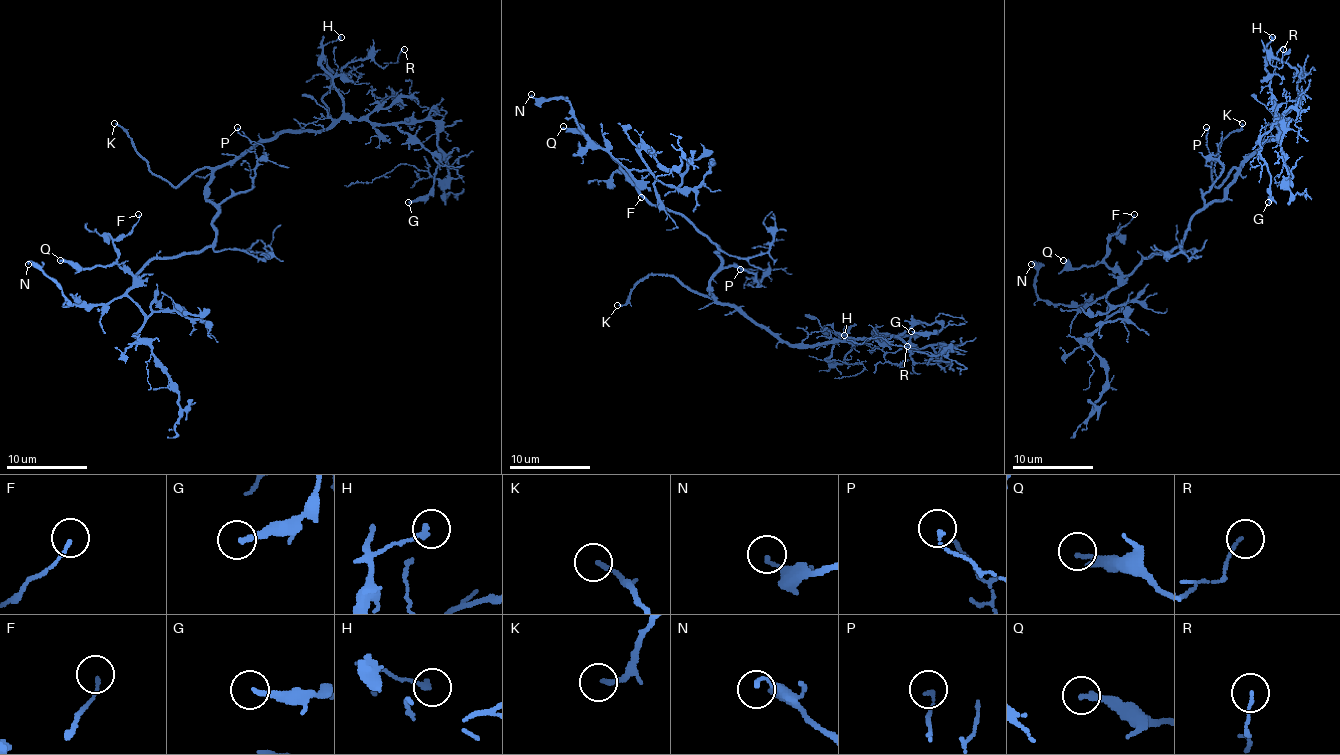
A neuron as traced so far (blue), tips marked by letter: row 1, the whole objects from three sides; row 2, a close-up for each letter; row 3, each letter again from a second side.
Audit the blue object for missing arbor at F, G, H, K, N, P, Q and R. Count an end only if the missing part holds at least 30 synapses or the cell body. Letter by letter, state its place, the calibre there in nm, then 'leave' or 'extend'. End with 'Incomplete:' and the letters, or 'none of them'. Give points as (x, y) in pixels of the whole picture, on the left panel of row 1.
F: place (138, 214); calibre 110 nm; leave
G: place (408, 202); calibre 190 nm; leave
H: place (341, 37); calibre 160 nm; leave
K: place (114, 123); calibre 170 nm; extend
N: place (28, 264); calibre 120 nm; leave
P: place (237, 127); calibre 140 nm; leave
Q: place (60, 260); calibre 240 nm; leave
R: place (404, 49); calibre 100 nm; leave
Incomplete: K

